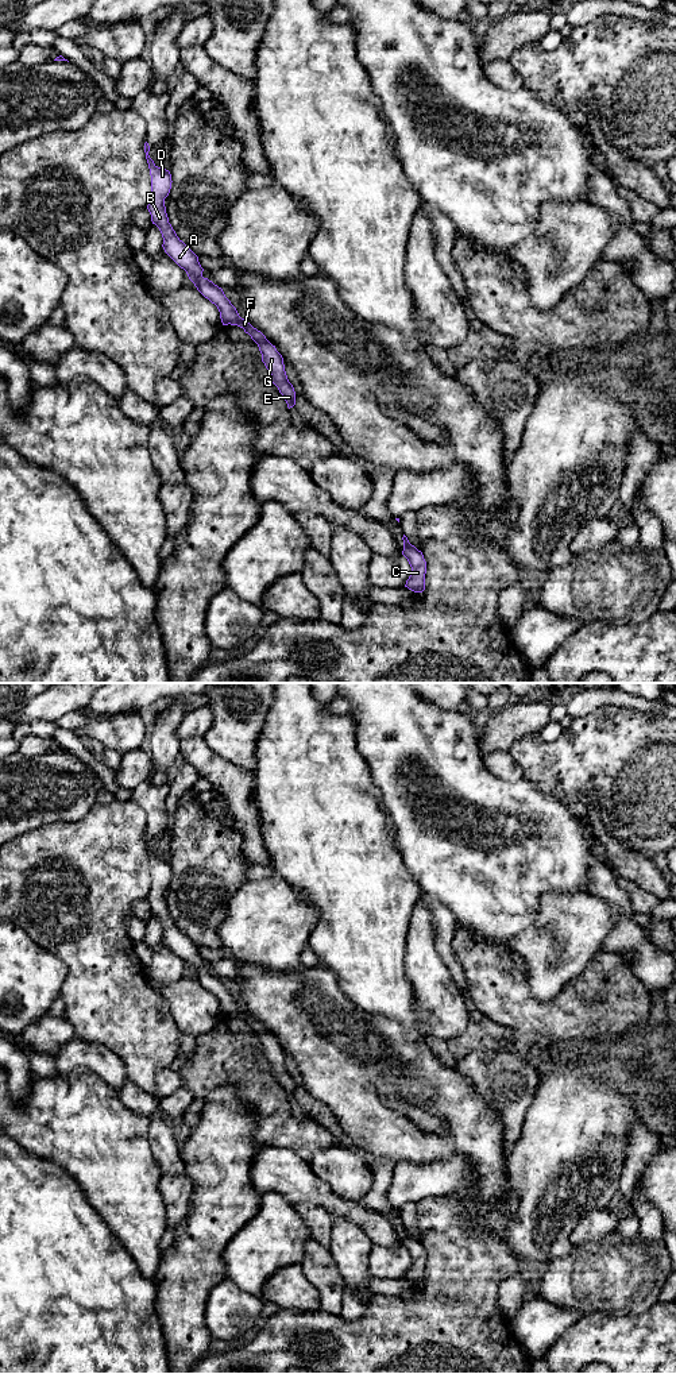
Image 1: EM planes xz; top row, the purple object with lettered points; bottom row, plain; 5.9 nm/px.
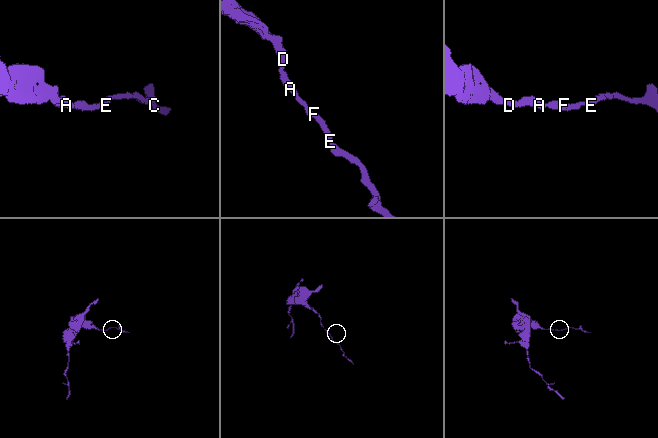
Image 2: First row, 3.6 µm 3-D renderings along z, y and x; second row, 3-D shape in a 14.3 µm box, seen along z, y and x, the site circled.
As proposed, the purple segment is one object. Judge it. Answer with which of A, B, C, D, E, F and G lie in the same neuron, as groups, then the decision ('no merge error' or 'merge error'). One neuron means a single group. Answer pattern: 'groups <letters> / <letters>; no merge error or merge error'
groups A B C D E F G; no merge error

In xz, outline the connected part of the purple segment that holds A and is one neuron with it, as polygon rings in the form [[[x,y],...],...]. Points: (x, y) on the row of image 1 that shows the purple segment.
[[[146,142],[144,153],[151,175],[151,200],[147,209],[151,215],[152,224],[155,224],[162,233],[162,247],[165,252],[186,271],[189,279],[194,283],[197,290],[217,306],[223,325],[231,324],[243,328],[244,332],[248,333],[258,344],[262,354],[262,362],[271,374],[271,382],[278,387],[287,404],[287,408],[293,408],[295,405],[295,391],[287,379],[282,355],[260,331],[239,316],[236,308],[225,297],[221,287],[202,277],[204,269],[198,262],[198,256],[177,236],[169,223],[165,198],[169,196],[171,189],[171,174],[169,170],[158,167],[150,158],[148,151],[150,146]]]

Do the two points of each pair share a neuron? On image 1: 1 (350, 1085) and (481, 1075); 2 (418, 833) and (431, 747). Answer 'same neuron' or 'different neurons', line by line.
1: different neurons
2: same neuron

